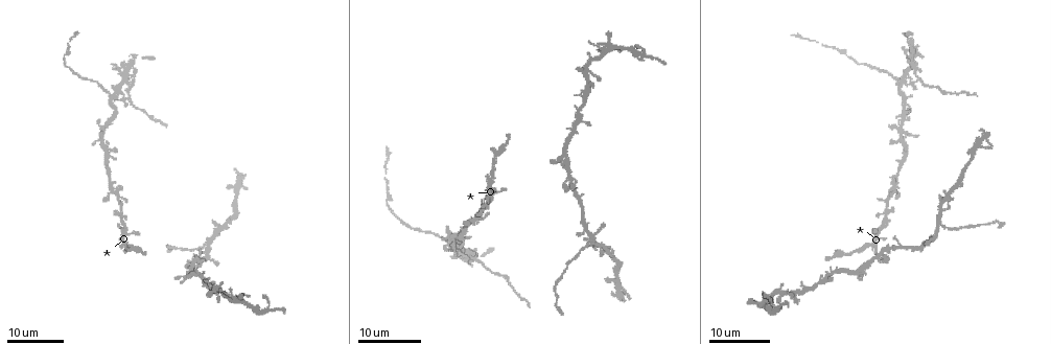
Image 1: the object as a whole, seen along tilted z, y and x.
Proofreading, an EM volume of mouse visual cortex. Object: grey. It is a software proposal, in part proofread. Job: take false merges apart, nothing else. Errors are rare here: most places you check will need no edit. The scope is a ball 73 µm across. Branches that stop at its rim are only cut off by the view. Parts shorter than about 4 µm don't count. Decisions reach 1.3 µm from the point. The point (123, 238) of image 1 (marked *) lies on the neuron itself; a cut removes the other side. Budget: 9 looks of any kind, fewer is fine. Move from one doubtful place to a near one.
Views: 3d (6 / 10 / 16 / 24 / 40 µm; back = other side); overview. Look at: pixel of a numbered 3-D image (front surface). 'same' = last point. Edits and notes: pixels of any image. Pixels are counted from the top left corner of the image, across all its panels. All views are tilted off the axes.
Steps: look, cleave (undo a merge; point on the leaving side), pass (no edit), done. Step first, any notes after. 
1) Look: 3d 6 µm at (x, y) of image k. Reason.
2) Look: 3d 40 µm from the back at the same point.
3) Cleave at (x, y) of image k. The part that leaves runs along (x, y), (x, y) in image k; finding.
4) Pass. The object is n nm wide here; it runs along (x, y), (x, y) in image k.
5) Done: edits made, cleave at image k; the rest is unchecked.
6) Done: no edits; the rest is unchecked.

Look: 3d 24 µm at (505, 147) of image 1. Thick turns thin.

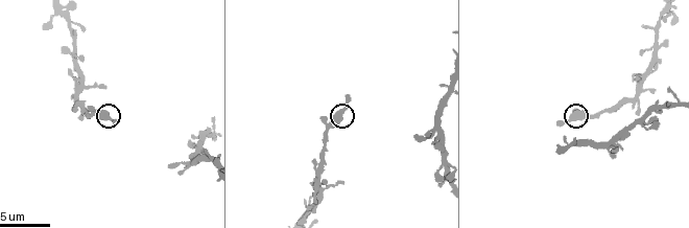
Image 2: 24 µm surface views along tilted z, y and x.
Look: 3d 10 µm at (573, 116) of image 2. Zoom in.

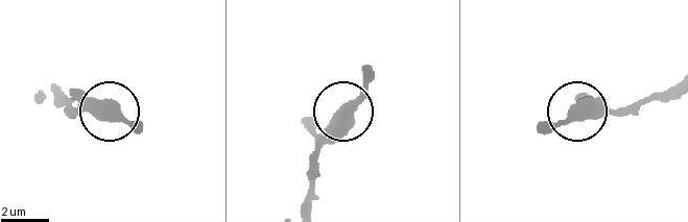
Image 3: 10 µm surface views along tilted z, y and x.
Pass. It runs along (56, 88), (67, 106), (109, 112) in image 3; continuous, no second neuron.

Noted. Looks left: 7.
Look: 3d 16 µm at (586, 243) of image 1.

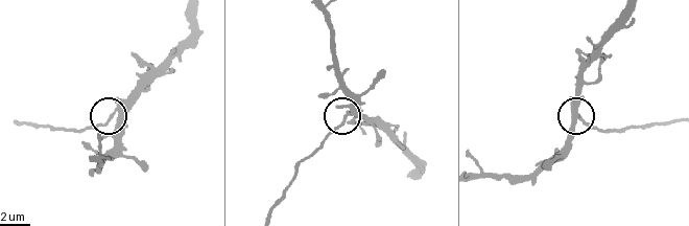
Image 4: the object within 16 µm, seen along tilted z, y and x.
Look: 3d 10 µm at (346, 119) of image 4.

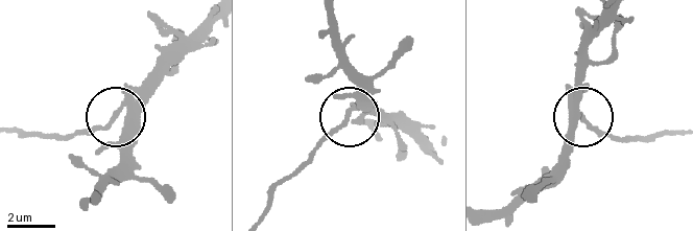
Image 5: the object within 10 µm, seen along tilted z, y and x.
Cleave at (93, 132) of image 5. The part that leaves runs along (117, 112), (79, 132), (34, 137), (17, 133) in image 5; a second neuron is stuck on.

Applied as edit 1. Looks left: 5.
Look: 3d 24 µm at (114, 94) of image 1. Small branch off a trunk.

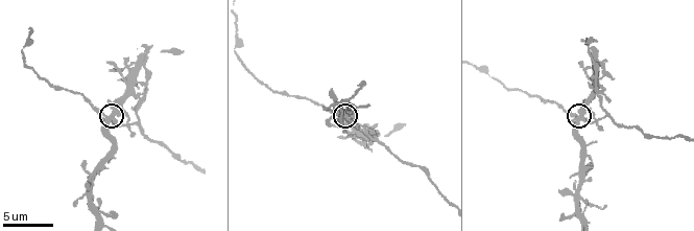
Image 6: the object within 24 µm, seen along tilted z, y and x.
Look: 3d 10 µm at (107, 117) of image 6.

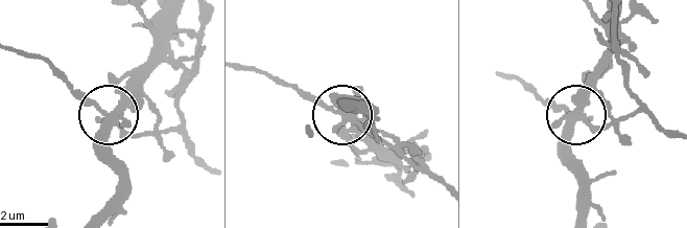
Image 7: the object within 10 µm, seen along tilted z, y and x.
Pass. It runs along (97, 214), (120, 173), (107, 118), (143, 136) in image 7; continuous, no second neuron.

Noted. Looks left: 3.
Look: 3d 16 µm at (138, 123) of image 6. Three-way junction.

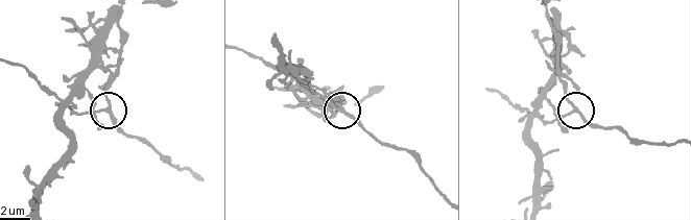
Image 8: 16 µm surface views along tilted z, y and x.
Look: 3d 6 µm at (576, 108) of image 8.

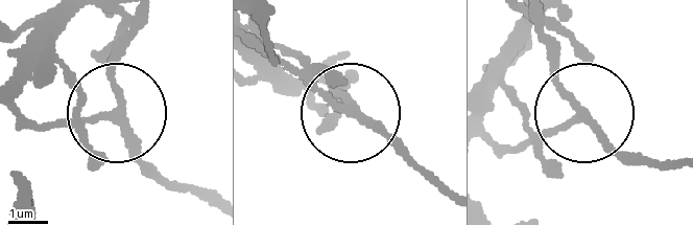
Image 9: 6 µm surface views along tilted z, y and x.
Pass. The side arm is 10 µm long; it runs along (17, 111), (68, 129), (118, 112), (122, 26) in image 9; all the same neuron.

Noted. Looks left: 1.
Done: edits made, cleave at image 5; the rest is unchecked.

